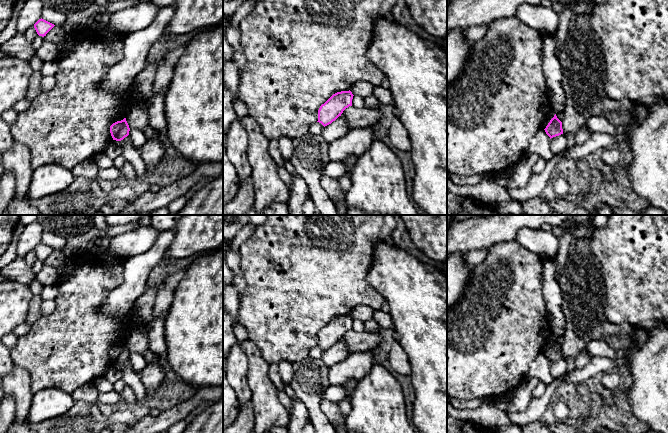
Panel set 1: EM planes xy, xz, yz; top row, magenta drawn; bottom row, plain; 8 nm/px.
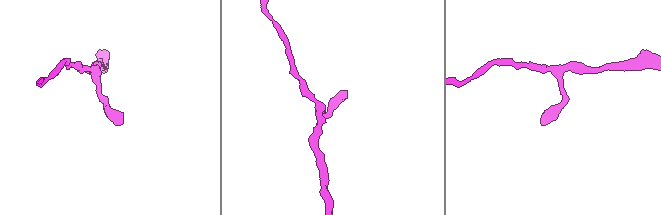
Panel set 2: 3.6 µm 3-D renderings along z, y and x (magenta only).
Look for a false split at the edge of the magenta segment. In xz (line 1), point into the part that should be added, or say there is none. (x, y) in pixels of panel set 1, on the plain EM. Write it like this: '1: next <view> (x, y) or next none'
1: next none

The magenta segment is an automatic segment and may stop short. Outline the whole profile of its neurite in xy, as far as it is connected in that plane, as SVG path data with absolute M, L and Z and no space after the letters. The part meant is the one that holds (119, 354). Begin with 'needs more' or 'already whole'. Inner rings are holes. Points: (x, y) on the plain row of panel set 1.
already whole; M124 342L121 345L117 345L110 350L111 360L113 364L116 364L116 365L121 365L125 361L127 361L129 359L129 355L130 355L130 352L126 345L126 342Z

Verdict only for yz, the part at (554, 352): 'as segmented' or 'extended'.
as segmented

